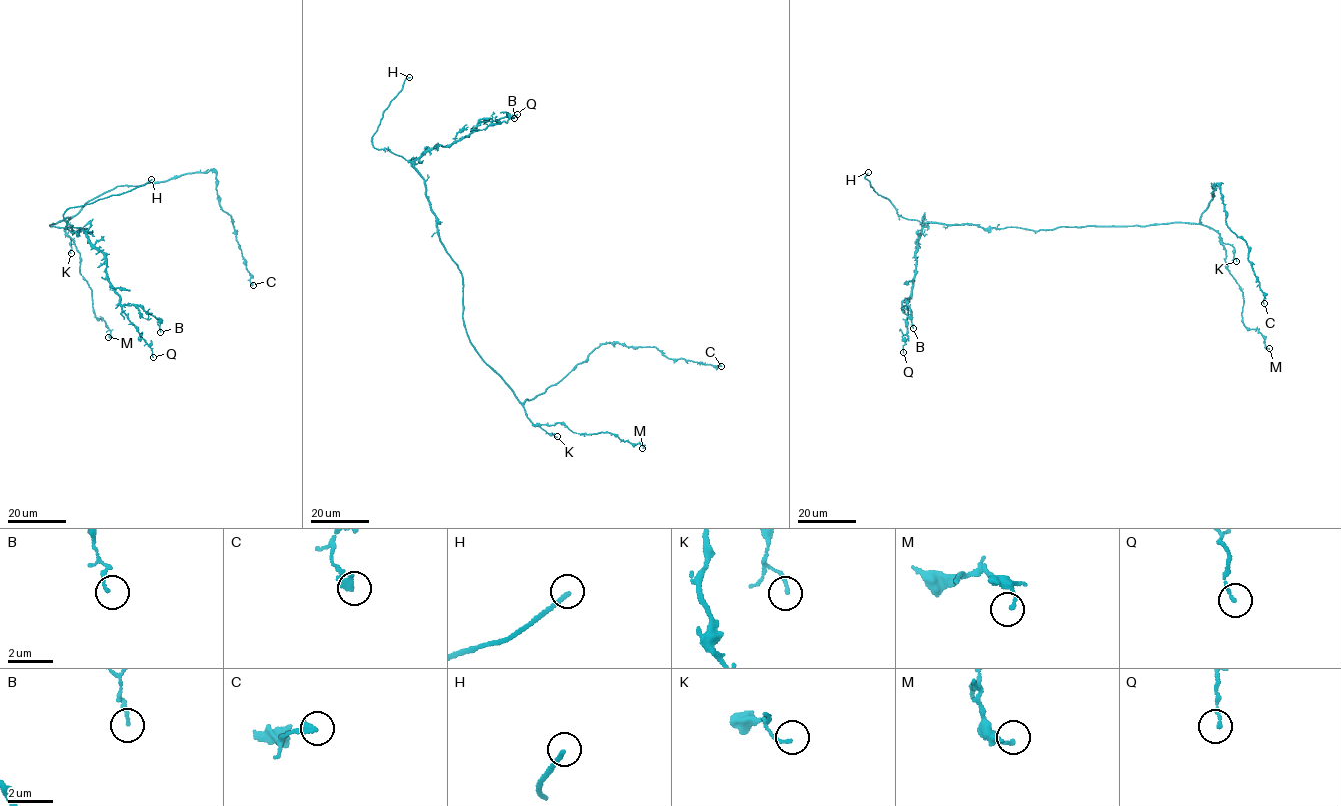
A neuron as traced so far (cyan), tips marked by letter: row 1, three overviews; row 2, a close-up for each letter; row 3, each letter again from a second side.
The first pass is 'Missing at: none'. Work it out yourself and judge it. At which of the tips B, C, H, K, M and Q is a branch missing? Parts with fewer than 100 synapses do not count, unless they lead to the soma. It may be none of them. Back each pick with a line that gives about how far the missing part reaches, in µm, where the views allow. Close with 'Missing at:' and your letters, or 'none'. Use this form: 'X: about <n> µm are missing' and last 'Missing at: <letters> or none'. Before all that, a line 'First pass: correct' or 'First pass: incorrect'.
First pass: incorrect
H: about 15 µm are missing
Missing at: H

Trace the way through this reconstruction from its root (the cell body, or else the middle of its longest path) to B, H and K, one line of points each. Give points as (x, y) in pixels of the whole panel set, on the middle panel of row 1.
B: (481, 357), (463, 319), (462, 273), (440, 240), (414, 163), (479, 123), (514, 118)
H: (481, 357), (463, 319), (462, 273), (440, 240), (424, 178), (409, 161), (371, 142), (385, 110), (409, 77)
K: (481, 357), (511, 389), (531, 422), (557, 436)

